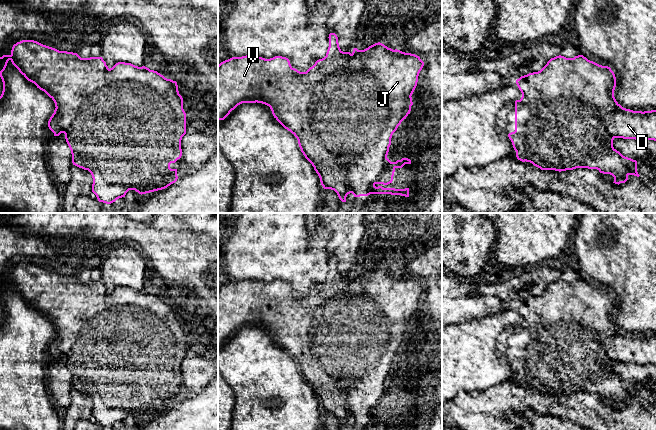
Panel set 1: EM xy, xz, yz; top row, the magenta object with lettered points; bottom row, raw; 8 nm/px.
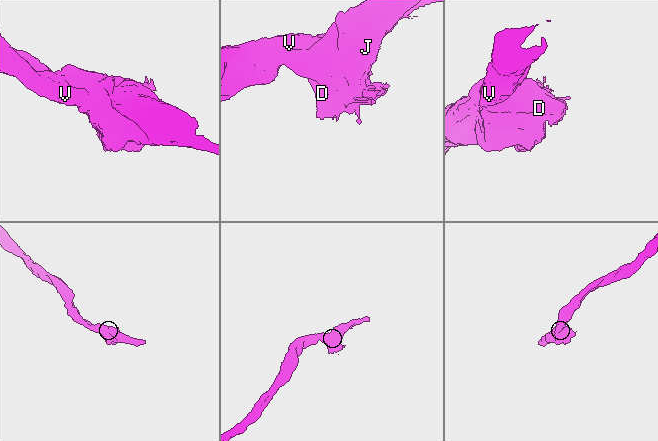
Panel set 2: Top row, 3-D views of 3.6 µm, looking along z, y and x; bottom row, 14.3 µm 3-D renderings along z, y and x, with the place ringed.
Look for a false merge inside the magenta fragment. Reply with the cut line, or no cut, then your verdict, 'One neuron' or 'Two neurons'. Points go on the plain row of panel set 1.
No split. One neuron

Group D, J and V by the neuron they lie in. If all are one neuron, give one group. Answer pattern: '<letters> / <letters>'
D J V

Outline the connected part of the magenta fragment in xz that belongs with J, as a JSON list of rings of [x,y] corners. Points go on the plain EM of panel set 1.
[[[330,257],[328,262],[329,271],[326,280],[317,284],[306,296],[300,296],[293,292],[289,283],[282,280],[265,283],[255,279],[246,279],[242,281],[232,281],[221,286],[218,289],[218,345],[224,344],[232,334],[242,327],[257,326],[265,328],[270,331],[274,342],[297,362],[301,376],[314,391],[323,412],[334,414],[342,426],[346,426],[346,421],[350,417],[352,417],[354,421],[368,420],[370,418],[391,418],[409,421],[409,412],[383,412],[381,409],[392,407],[396,392],[402,392],[405,388],[411,388],[411,384],[408,382],[402,382],[396,386],[391,386],[387,382],[387,379],[393,357],[397,354],[401,346],[410,338],[411,330],[413,329],[411,320],[417,310],[418,300],[424,290],[424,286],[415,278],[405,277],[397,273],[393,274],[380,266],[364,274],[354,272],[352,277],[343,276],[339,271],[338,261],[335,257]]]

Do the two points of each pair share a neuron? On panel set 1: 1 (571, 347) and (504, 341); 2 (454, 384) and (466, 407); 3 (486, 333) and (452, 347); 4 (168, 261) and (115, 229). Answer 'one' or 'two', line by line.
1: one
2: two
3: one
4: one

